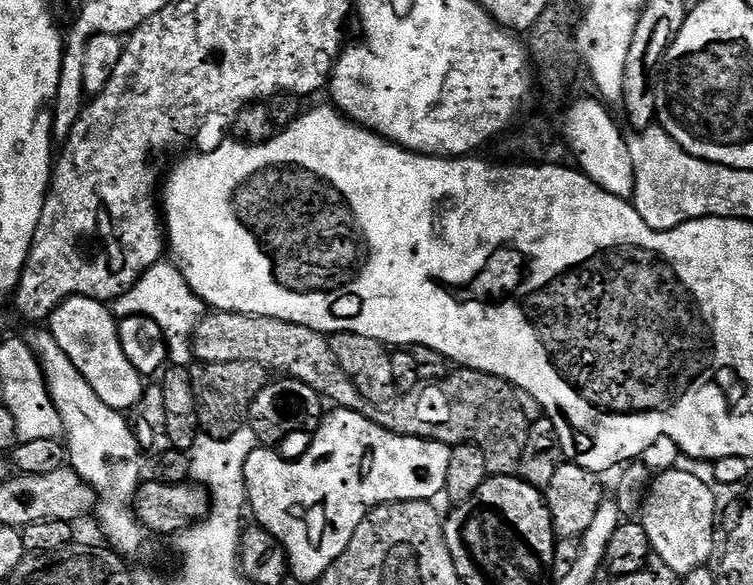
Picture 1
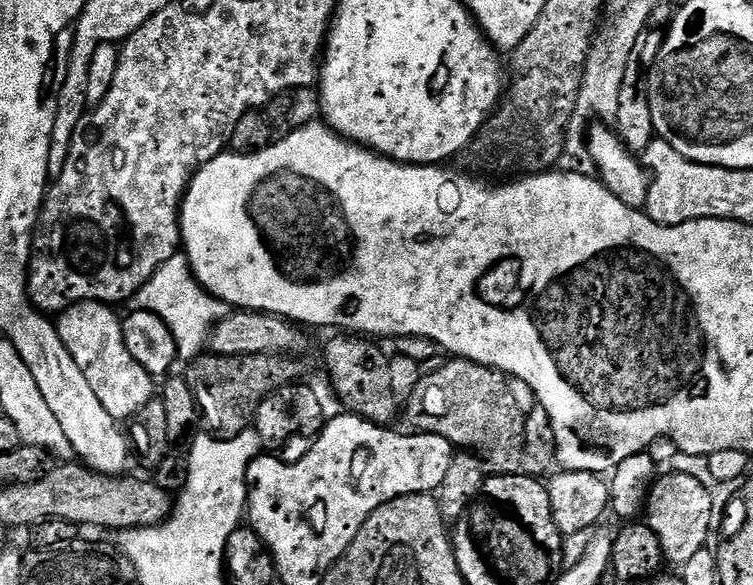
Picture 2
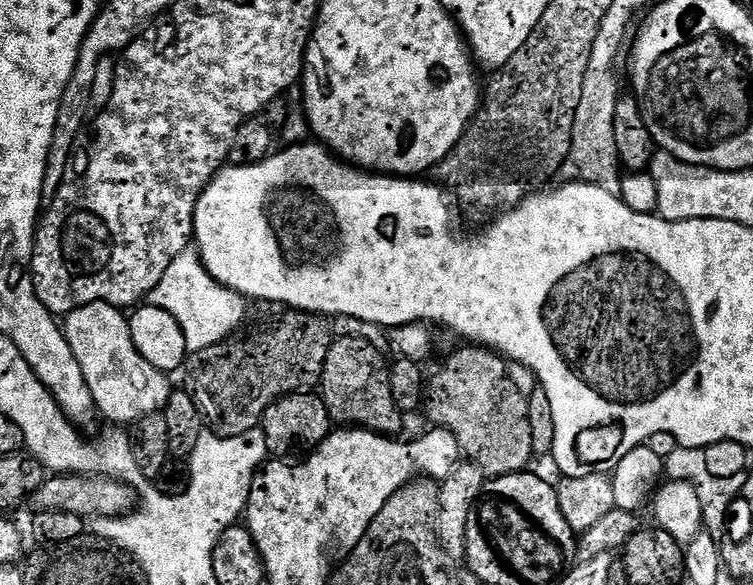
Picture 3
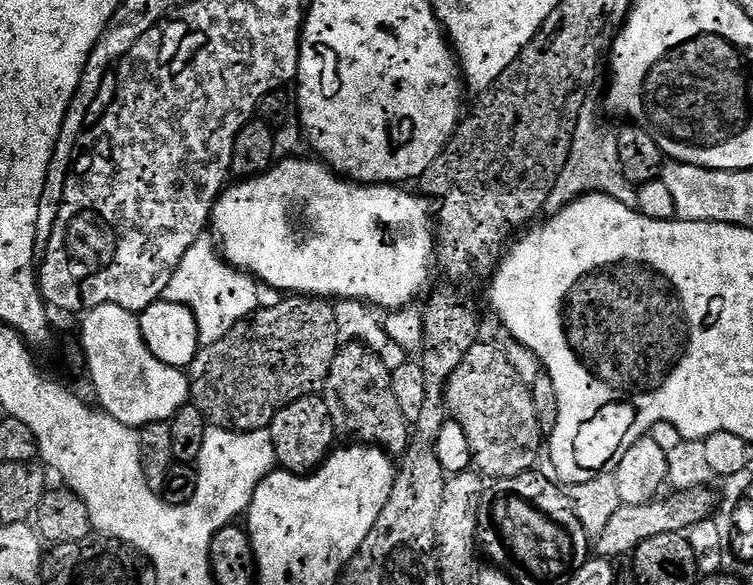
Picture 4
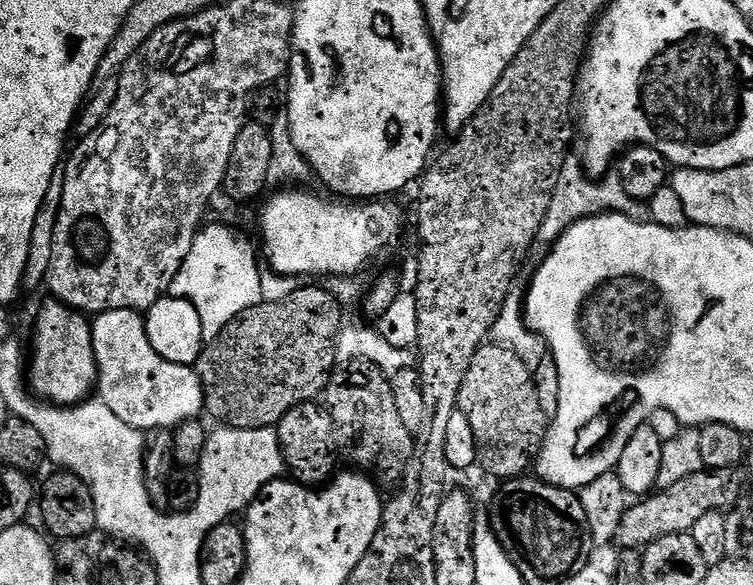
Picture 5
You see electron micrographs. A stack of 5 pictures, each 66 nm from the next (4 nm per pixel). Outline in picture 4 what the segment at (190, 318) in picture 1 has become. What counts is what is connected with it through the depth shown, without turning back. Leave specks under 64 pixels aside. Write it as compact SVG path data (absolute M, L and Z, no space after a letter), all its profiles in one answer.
M211 233L199 235L175 270L174 277L170 278L163 295L163 299L186 305L191 310L202 346L218 342L238 321L258 309L259 283L251 275L232 267L218 253L217 248L217 241Z

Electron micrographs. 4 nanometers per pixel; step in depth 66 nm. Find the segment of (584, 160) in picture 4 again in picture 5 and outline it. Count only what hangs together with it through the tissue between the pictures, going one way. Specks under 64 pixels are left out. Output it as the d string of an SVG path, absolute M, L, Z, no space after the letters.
M569 155L568 161L562 166L562 174L558 174L558 186L554 186L554 198L550 198L546 218L536 235L535 247L551 249L570 226L574 226L587 216L603 216L609 212L617 212L631 220L647 221L650 216L647 203L630 198L626 194L619 175L609 174L603 178L593 178L585 172L579 155Z

